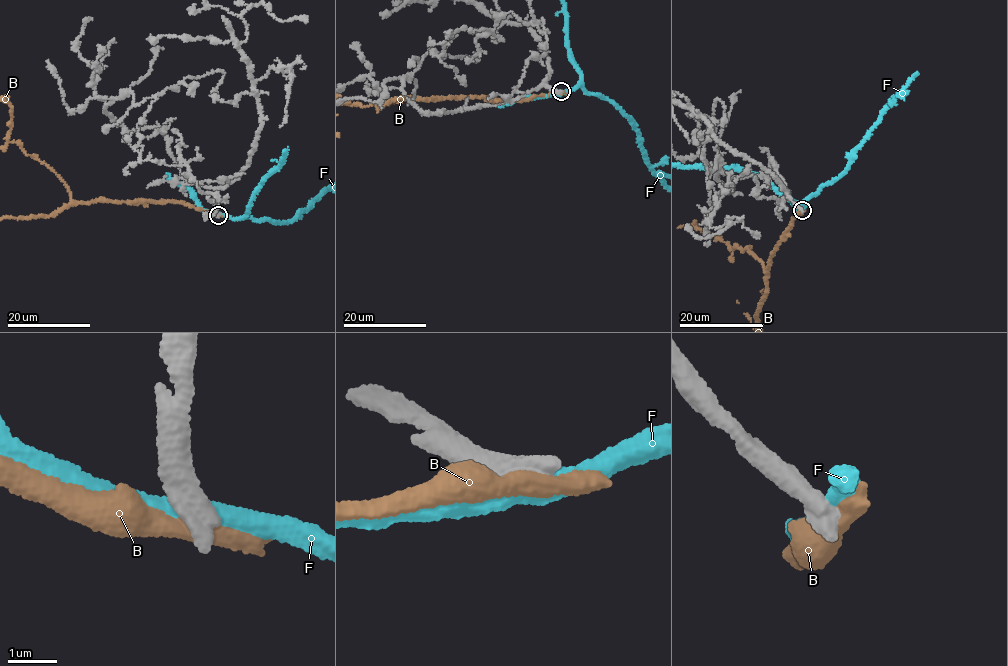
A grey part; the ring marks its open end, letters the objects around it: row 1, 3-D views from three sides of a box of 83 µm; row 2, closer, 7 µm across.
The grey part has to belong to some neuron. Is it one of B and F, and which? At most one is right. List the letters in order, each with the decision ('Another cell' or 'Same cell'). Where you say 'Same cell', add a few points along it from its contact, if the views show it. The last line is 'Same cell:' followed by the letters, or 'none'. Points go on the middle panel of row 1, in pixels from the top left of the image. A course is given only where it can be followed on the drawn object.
B: Another cell
F: Another cell
Same cell: none

